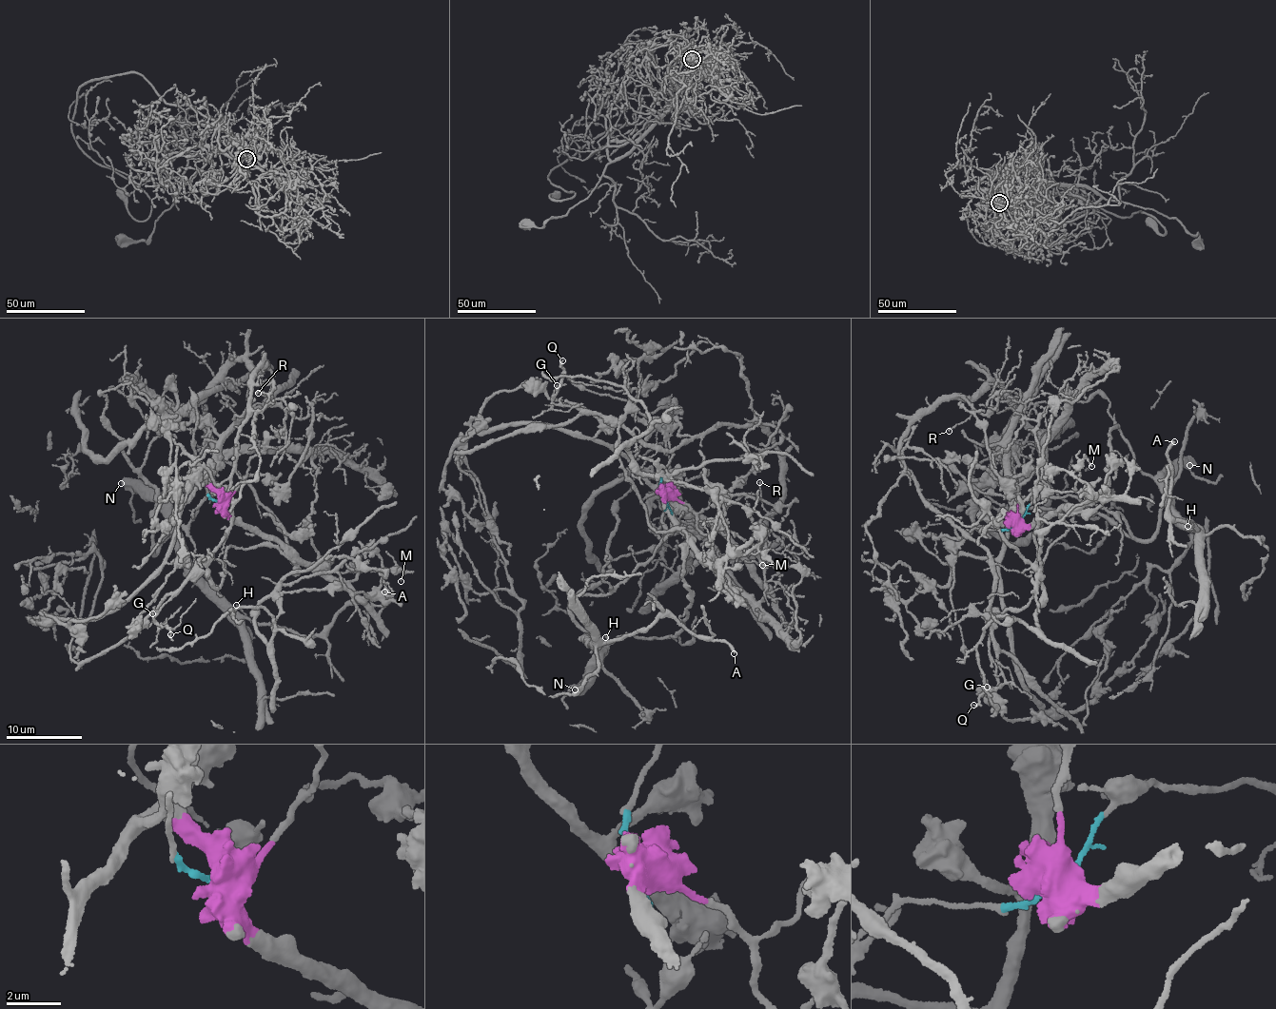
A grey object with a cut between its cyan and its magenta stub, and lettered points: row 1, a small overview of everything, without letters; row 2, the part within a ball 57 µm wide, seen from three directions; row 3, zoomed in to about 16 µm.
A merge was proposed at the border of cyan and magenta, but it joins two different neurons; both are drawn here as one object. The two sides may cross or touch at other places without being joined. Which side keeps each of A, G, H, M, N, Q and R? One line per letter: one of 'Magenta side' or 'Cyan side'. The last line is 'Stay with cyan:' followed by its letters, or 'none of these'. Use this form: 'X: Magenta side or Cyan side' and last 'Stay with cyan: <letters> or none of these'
A: Cyan side
G: Magenta side
H: Cyan side
M: Magenta side
N: Cyan side
Q: Magenta side
R: Magenta side
Stay with cyan: A, H, N

